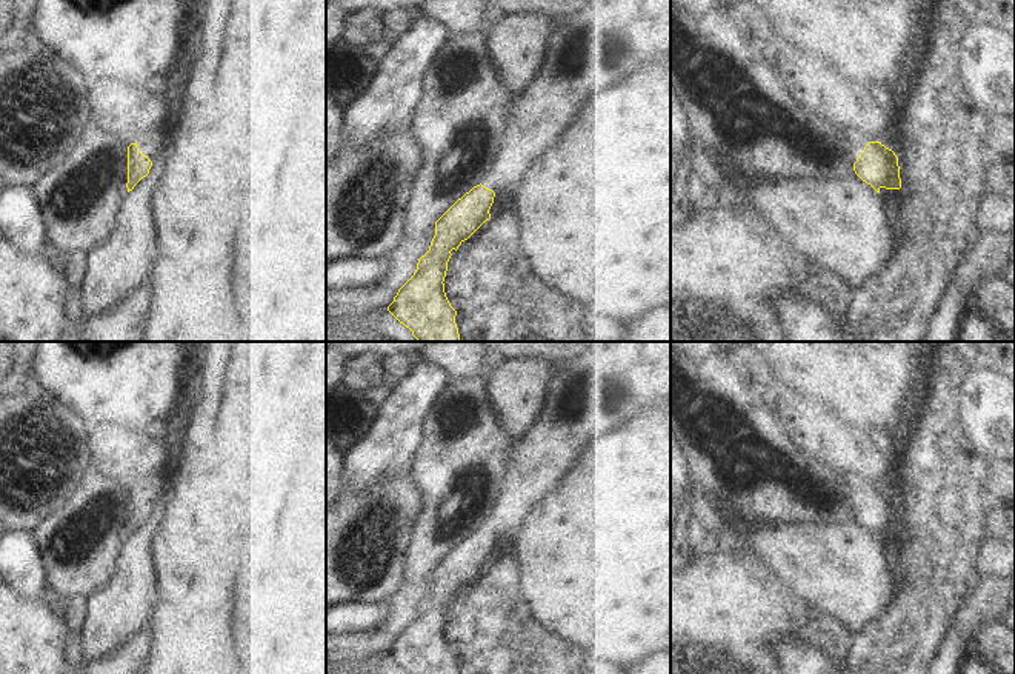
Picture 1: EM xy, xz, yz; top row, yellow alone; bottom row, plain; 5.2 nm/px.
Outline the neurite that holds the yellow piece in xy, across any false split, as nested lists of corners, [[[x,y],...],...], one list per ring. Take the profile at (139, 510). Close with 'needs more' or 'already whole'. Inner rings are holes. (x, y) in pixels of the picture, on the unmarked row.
[[[148,475],[138,480],[135,488],[128,491],[128,537],[149,519],[152,506],[163,500],[168,503],[171,500],[171,491],[165,489],[161,477]]]; needs more

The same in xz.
[[[614,342],[612,345],[591,345],[577,360],[561,369],[555,369],[547,385],[543,409],[532,426],[512,443],[508,452],[508,466],[501,479],[497,502],[491,506],[480,529],[474,531],[458,543],[437,566],[435,580],[429,596],[418,603],[414,620],[398,634],[388,656],[409,674],[458,674],[455,668],[457,656],[451,651],[444,637],[444,622],[451,596],[468,585],[486,565],[494,542],[501,534],[515,534],[527,511],[551,492],[561,477],[574,465],[581,445],[591,437],[604,437],[612,429],[620,428],[632,417],[641,414],[664,399],[671,397],[671,342]]]; needs more

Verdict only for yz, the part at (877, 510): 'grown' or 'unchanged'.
grown

